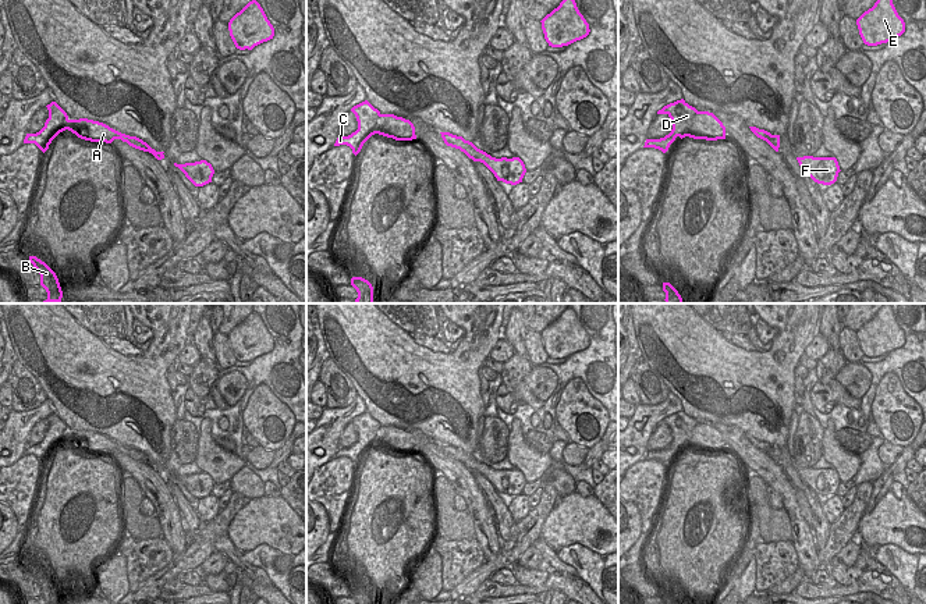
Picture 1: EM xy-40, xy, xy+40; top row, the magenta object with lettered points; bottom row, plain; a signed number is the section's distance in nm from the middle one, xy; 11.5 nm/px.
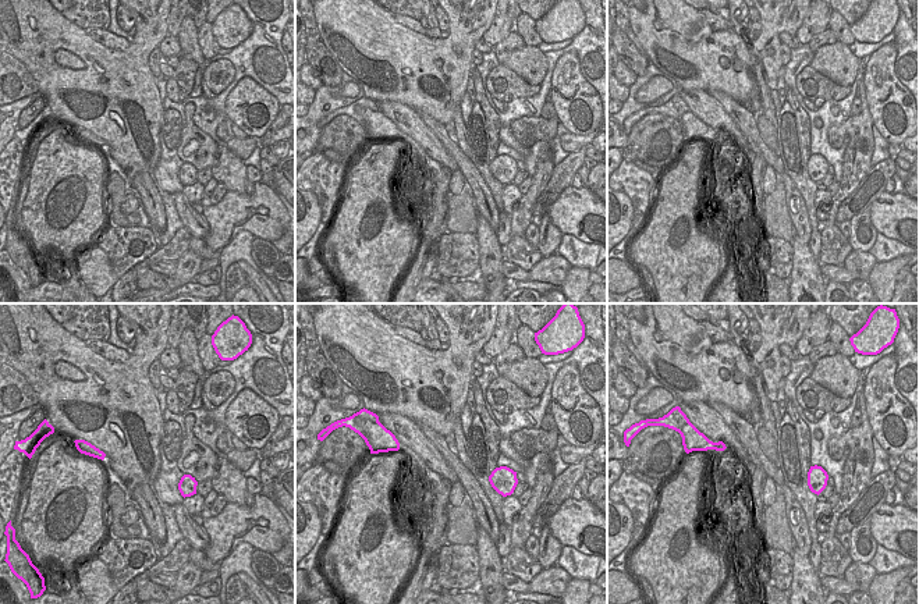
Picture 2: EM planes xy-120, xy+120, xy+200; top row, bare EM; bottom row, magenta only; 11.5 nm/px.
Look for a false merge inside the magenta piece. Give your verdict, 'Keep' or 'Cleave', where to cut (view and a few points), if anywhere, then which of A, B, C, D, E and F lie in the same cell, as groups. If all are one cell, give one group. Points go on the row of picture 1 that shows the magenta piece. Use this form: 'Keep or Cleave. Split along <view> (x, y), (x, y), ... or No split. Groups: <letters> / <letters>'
Cleave. Split along xy (479, 149), (478, 155), (472, 159). Groups: A B C D / E F

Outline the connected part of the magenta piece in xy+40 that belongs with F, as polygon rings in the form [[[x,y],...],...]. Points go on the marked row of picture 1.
[[[803,156],[796,160],[801,168],[817,184],[834,184],[841,171],[835,157]]]

